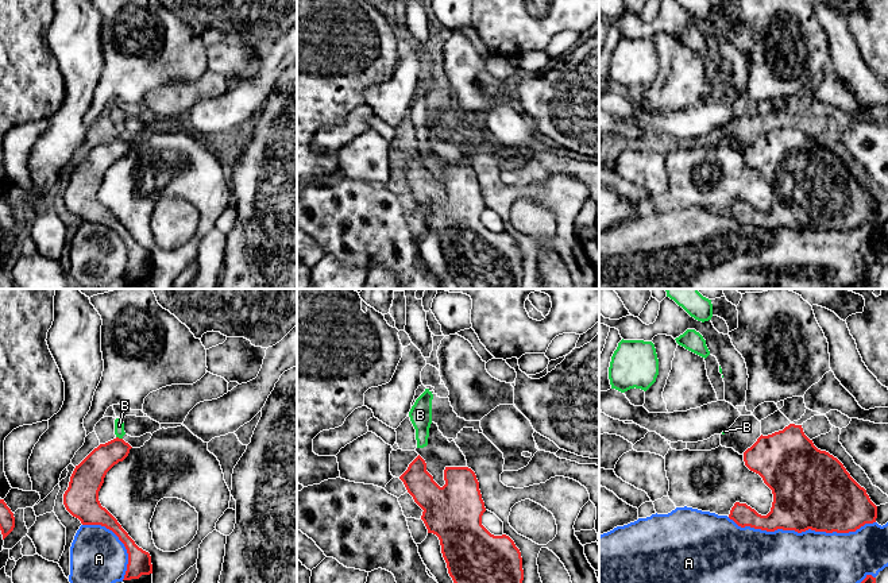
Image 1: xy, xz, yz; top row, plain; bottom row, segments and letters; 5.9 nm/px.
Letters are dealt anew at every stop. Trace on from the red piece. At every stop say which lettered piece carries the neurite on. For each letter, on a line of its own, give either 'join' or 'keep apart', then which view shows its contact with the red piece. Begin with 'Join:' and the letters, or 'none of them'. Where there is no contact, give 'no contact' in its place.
Join: none of them
A: keep apart; meets red in yz
B: keep apart; meets red in xy

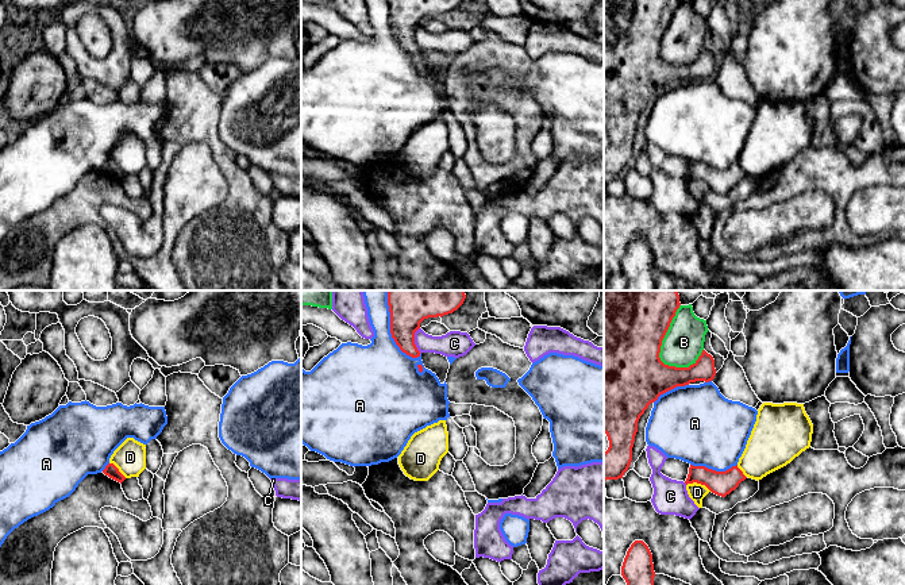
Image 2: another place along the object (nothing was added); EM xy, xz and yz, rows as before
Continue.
Join: none of them
A: keep apart; meets red in xz
B: keep apart; meets red in yz
C: keep apart; meets red in xz
D: keep apart; meets red in yz

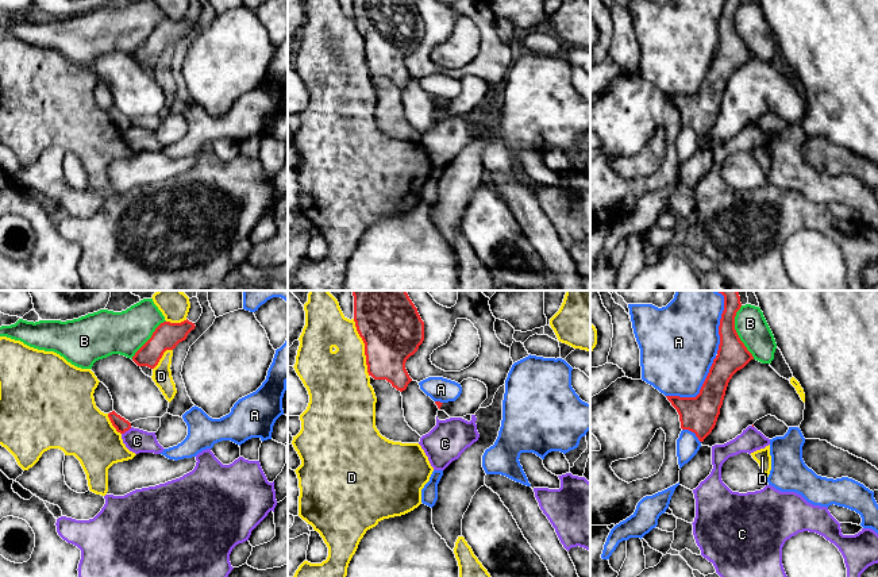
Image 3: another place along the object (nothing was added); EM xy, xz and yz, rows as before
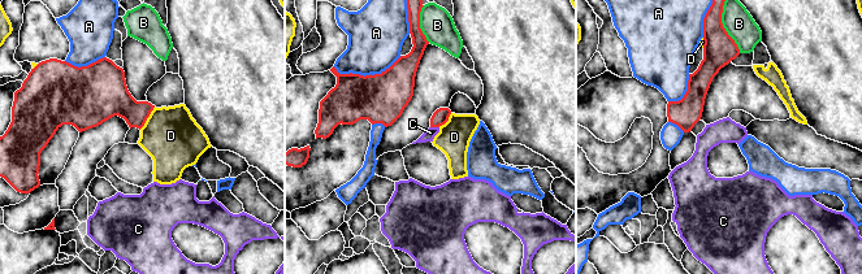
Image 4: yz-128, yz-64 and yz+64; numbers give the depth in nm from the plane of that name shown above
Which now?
Join: none of them
A: keep apart; meets red in yz
B: keep apart; meets red in yz
C: keep apart; meets red in xy
D: keep apart; meets red in xz

